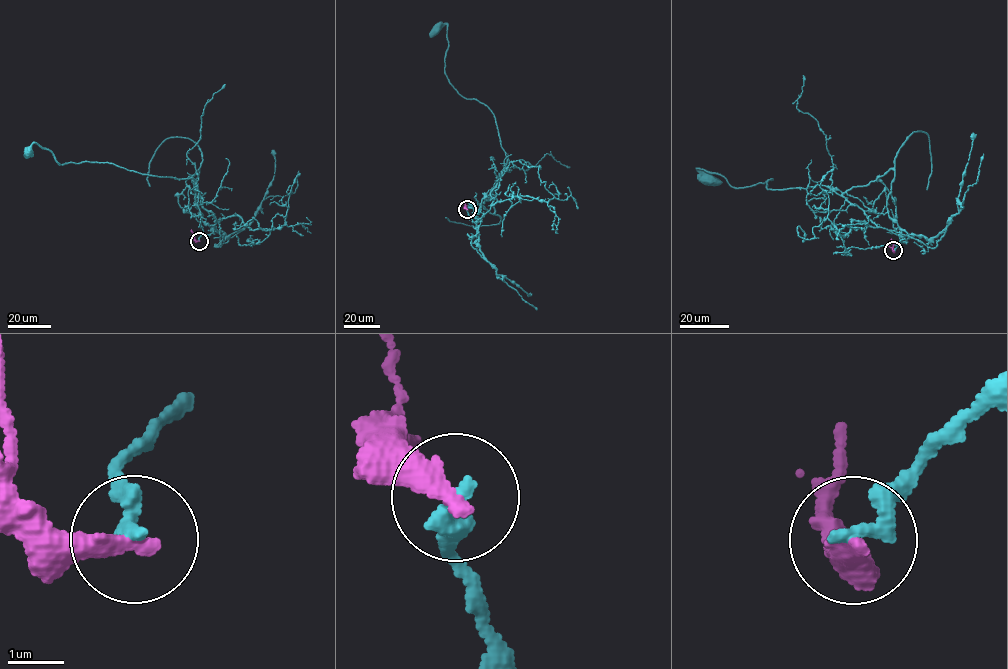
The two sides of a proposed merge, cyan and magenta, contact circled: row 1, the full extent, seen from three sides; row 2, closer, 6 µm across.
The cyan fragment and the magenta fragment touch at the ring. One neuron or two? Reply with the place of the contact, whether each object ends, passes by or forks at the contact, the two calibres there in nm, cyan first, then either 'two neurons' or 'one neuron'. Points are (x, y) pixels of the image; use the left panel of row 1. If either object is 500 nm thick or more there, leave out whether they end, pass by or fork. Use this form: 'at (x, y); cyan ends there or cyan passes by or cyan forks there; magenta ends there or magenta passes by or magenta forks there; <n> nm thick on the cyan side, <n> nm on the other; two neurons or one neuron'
at (199, 241); cyan ends there; magenta ends there; 280 nm thick on the cyan side, 360 nm on the other; two neurons

